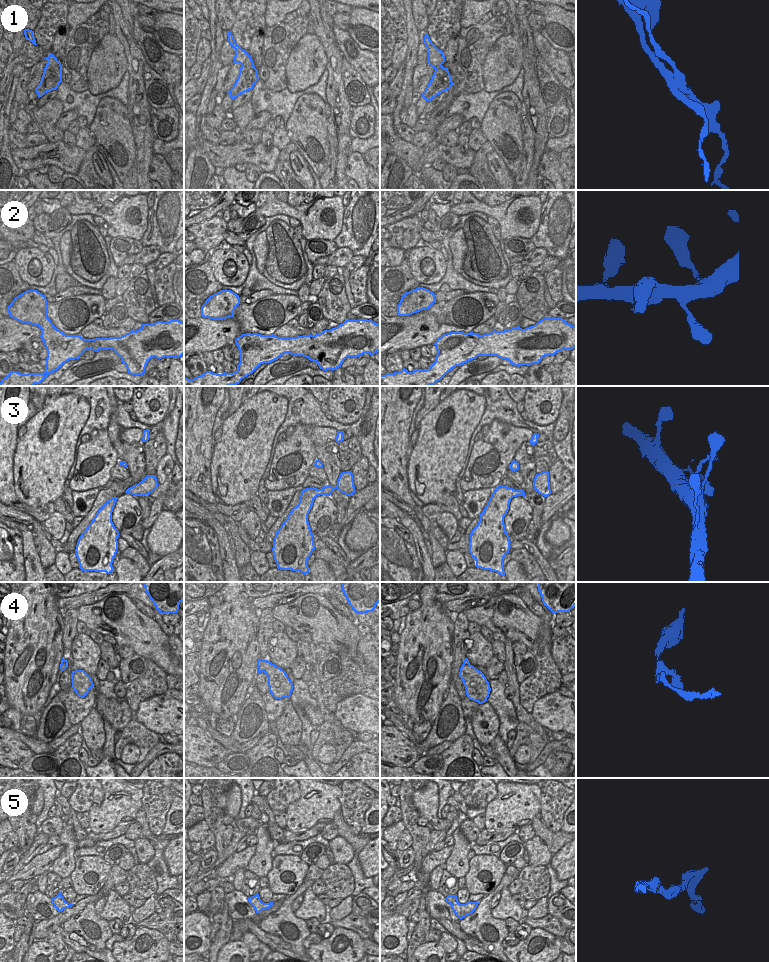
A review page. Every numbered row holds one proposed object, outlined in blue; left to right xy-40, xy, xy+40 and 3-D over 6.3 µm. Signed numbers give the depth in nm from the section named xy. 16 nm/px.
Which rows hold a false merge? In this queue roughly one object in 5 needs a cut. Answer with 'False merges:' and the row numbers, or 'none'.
False merges: 1

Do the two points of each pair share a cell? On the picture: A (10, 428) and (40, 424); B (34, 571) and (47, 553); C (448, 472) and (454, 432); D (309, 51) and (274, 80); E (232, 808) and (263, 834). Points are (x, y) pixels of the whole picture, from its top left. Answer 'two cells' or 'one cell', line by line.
A: two cells
B: two cells
C: one cell
D: two cells
E: two cells

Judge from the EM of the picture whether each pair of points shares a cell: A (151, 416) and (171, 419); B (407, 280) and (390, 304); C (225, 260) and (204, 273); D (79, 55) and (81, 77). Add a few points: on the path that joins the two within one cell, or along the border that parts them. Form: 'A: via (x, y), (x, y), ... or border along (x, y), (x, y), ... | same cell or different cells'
A: border along (167, 412), (155, 424), (141, 423) | different cells
B: via (403, 286), (391, 298) | same cell
C: border along (208, 261), (212, 268), (213, 276), (223, 285) | different cells
D: via (79, 60), (79, 72) | same cell

